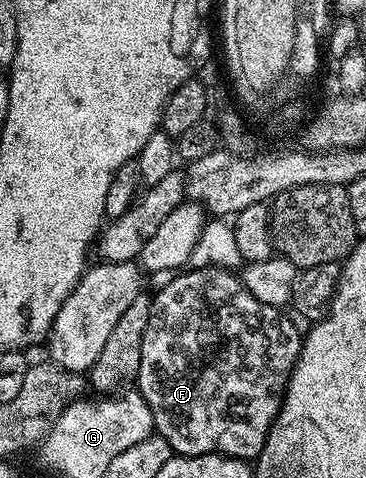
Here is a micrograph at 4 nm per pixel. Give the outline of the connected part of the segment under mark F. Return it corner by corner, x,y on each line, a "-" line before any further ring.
226,266
182,270
168,286
153,293
148,330
144,330
140,350
136,391
148,402
157,435
166,439
171,453
203,456
218,452
254,462
266,445
272,422
278,417
282,393
298,361
303,337
285,311
254,298
230,270

